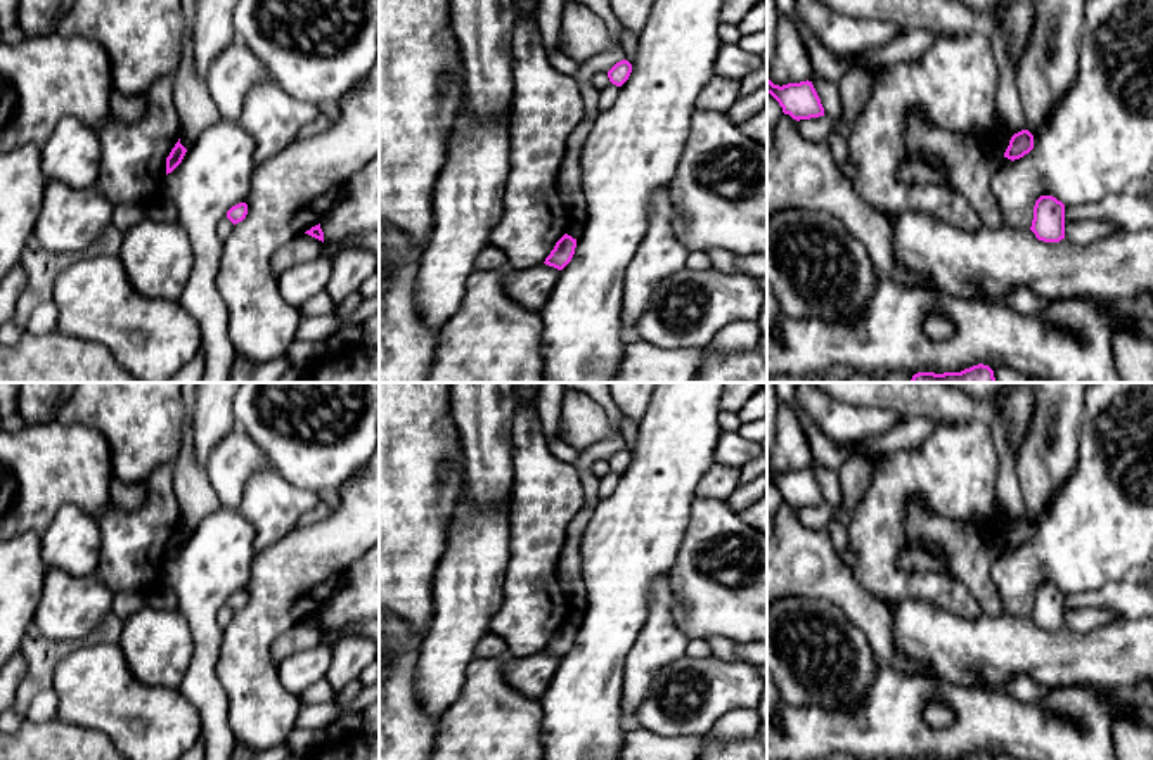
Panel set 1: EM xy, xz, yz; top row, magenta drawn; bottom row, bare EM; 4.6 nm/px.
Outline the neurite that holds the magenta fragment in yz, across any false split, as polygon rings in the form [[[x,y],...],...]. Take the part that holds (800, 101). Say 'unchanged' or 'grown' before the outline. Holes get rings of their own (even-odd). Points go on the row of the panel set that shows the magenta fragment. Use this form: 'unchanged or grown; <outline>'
unchanged; [[[767,80],[767,93],[779,102],[784,114],[789,114],[796,121],[824,116],[821,99],[808,80],[783,87]]]

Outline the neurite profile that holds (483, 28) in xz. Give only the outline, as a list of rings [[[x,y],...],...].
[[[450,0],[467,109],[481,119],[509,118],[516,0]]]

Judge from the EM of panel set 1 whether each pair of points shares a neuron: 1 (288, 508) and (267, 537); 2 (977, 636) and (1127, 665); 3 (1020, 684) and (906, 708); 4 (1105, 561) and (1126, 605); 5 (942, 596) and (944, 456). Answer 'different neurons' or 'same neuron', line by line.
1: same neuron
2: same neuron
3: different neurons
4: different neurons
5: same neuron

